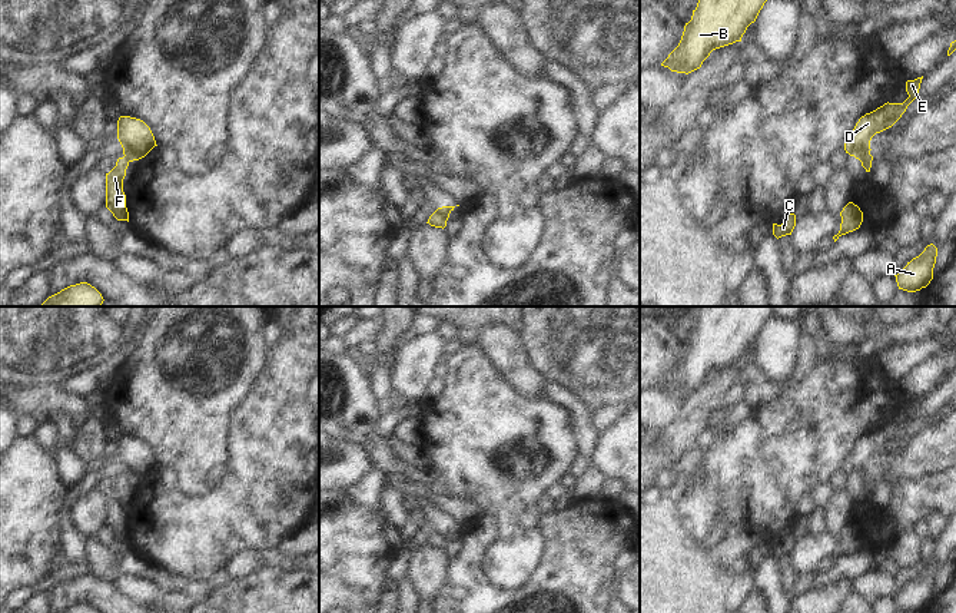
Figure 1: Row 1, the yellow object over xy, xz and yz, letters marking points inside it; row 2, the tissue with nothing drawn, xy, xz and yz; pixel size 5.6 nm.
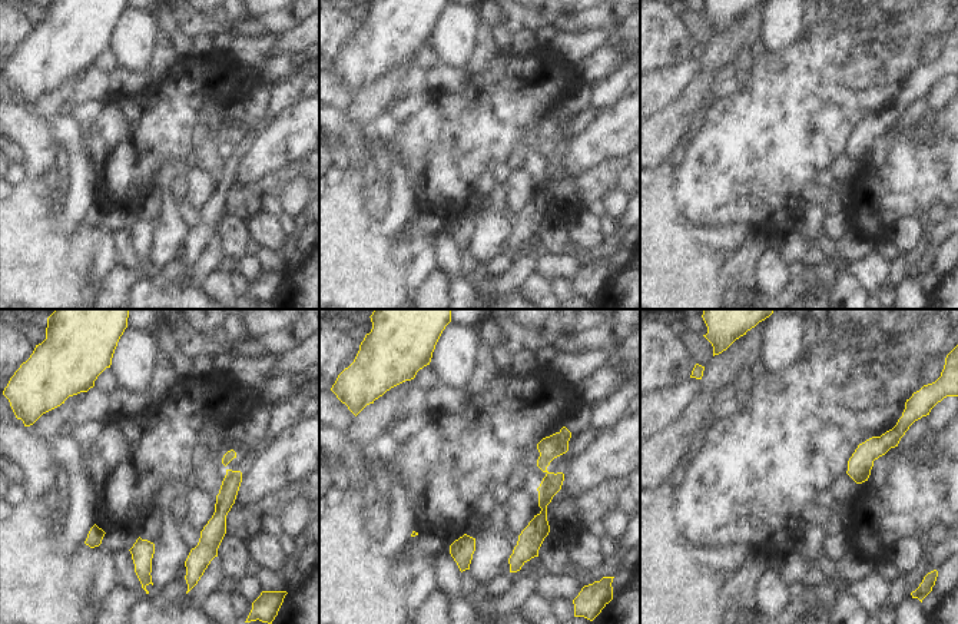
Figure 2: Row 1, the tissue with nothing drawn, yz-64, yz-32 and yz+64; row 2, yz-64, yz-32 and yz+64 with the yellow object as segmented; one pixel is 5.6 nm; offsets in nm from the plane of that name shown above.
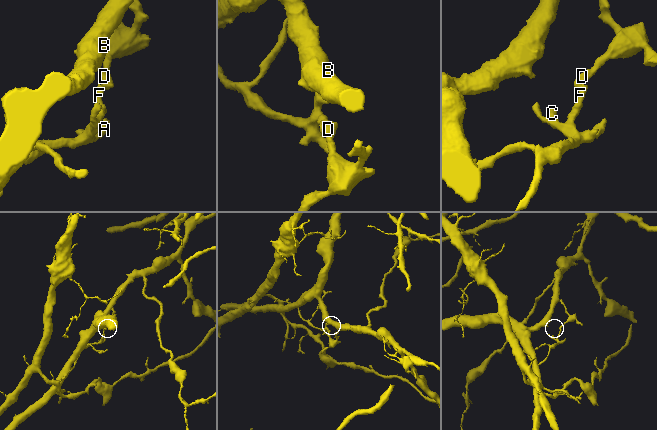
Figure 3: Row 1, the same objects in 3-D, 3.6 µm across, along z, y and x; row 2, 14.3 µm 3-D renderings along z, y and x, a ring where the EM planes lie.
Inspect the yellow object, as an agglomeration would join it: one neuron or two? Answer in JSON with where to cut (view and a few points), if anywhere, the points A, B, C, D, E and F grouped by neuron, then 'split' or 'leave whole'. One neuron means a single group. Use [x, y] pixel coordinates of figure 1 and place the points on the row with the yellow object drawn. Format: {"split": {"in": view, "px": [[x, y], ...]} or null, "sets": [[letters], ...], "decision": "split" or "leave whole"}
{"split": {"in": "yz", "px": [[869, 152], [860, 161]]}, "sets": [["A", "C", "F"], ["B", "D", "E"]], "decision": "split"}

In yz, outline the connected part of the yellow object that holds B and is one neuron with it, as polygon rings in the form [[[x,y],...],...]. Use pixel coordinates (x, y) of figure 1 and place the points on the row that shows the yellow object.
[[[698,0],[691,20],[686,23],[678,46],[668,54],[661,66],[677,73],[691,73],[701,67],[703,62],[716,49],[741,42],[747,27],[756,21],[767,0]]]

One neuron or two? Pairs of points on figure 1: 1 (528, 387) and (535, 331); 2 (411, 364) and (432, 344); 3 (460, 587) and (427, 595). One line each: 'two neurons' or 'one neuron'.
1: two neurons
2: one neuron
3: two neurons

